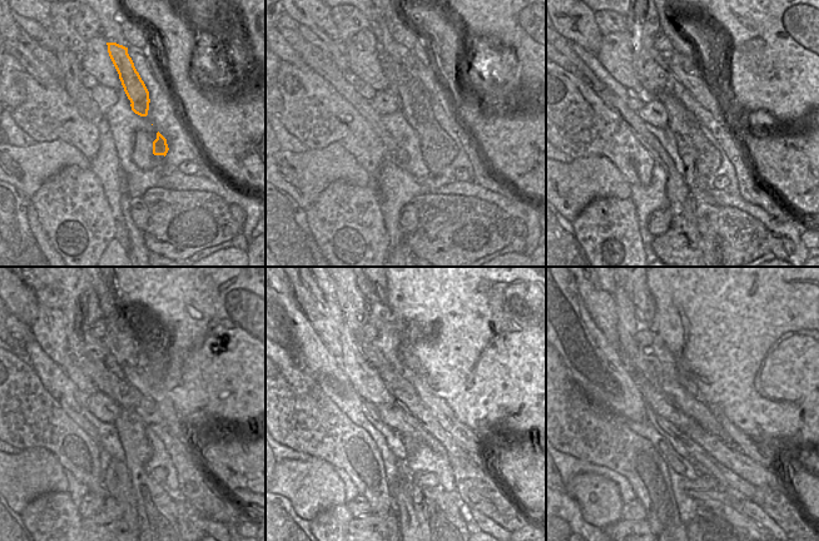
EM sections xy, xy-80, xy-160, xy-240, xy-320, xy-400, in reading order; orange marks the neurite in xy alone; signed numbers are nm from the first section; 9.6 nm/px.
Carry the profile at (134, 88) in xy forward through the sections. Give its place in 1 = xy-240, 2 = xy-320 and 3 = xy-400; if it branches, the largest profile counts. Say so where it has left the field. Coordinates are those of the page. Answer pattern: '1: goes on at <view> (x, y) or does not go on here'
1: goes on at xy-240 (133, 433)
2: goes on at xy-320 (441, 521)
3: goes on at xy-400 (716, 521)

